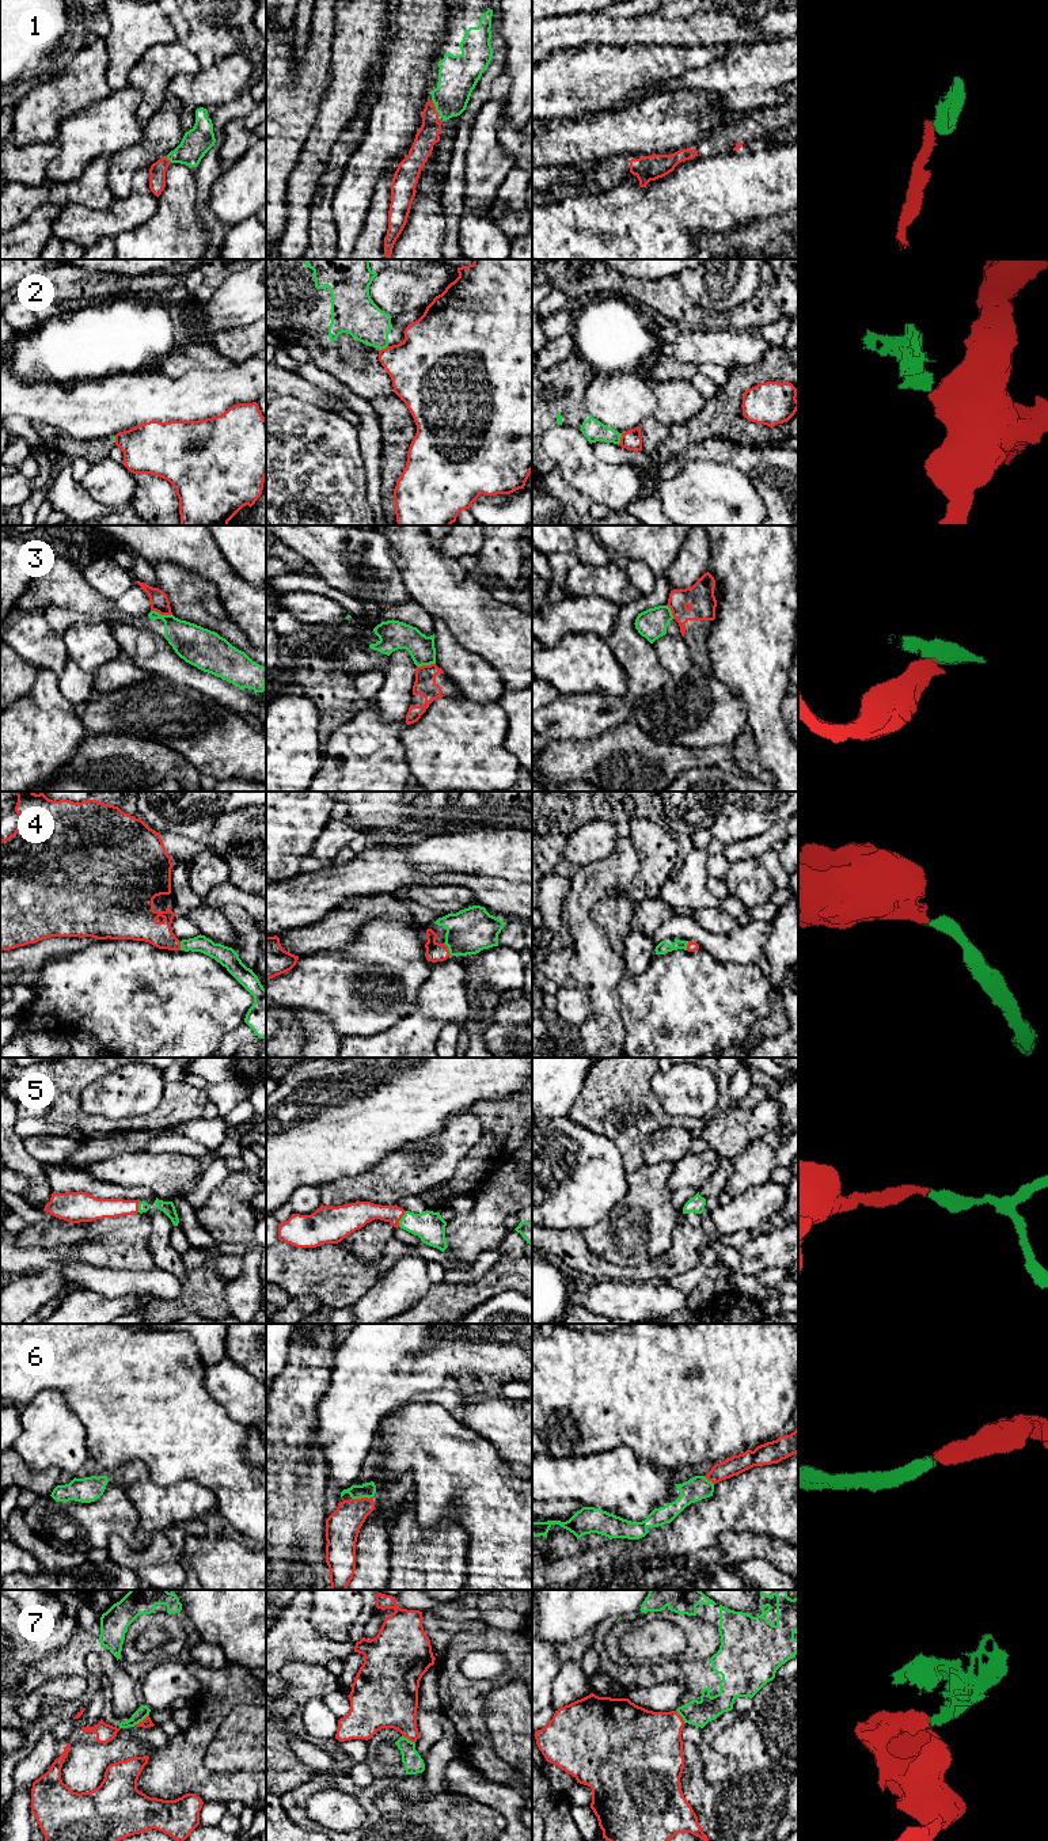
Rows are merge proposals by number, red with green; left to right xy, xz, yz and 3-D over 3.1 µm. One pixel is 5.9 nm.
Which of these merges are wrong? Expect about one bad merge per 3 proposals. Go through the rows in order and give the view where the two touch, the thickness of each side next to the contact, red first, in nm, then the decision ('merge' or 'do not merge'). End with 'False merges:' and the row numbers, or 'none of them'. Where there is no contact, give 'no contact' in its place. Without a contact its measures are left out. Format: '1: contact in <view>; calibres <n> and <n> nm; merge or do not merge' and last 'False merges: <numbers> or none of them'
1: contact in xz; calibres 130 and 240 nm; merge
2: contact in yz; calibres 120 and 120 nm; do not merge
3: contact in xy; calibres 110 and 220 nm; do not merge
4: contact in xz; calibres 110 and 260 nm; merge
5: contact in xz; calibres 150 and 180 nm; merge
6: contact in xz; calibres 200 and 90 nm; merge
7: contact in xy; calibres 60 and 70 nm; do not merge
False merges: 2, 3, 7

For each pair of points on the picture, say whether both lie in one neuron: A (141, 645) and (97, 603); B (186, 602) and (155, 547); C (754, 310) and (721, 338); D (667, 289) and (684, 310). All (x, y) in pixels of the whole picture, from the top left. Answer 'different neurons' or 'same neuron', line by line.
A: different neurons
B: different neurons
C: different neurons
D: same neuron

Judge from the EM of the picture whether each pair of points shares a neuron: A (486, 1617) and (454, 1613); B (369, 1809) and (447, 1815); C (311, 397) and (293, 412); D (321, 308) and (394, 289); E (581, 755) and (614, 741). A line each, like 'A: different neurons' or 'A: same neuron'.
A: same neuron
B: same neuron
C: different neurons
D: different neurons
E: same neuron

